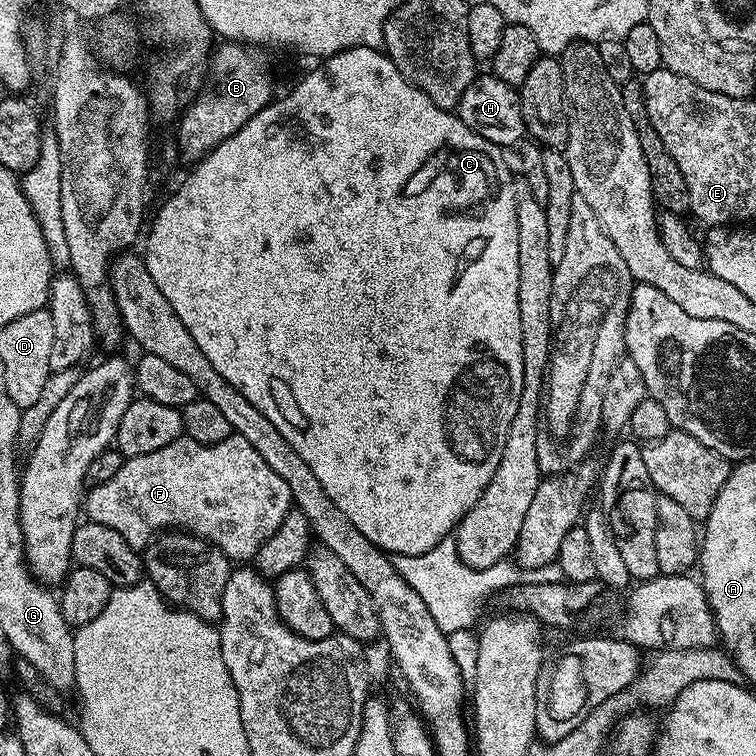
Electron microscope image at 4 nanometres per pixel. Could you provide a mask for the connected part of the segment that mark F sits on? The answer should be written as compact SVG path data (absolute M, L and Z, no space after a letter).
M235 434L217 444L199 444L183 435L170 442L170 446L154 450L154 454L127 457L122 470L118 470L110 482L91 485L82 500L83 515L91 523L118 530L134 549L147 548L148 543L162 532L179 530L215 544L232 562L248 562L255 558L262 542L282 526L282 518L286 518L293 507L290 486L262 462L262 454L258 454L246 438Z

